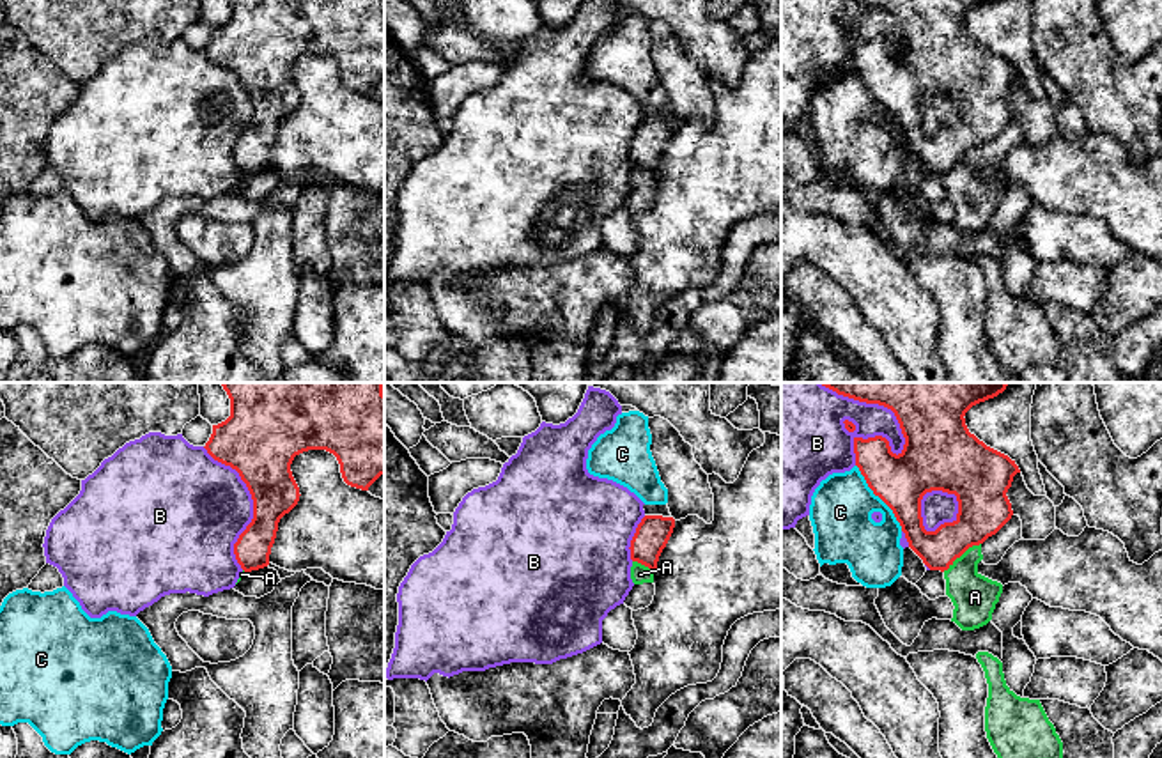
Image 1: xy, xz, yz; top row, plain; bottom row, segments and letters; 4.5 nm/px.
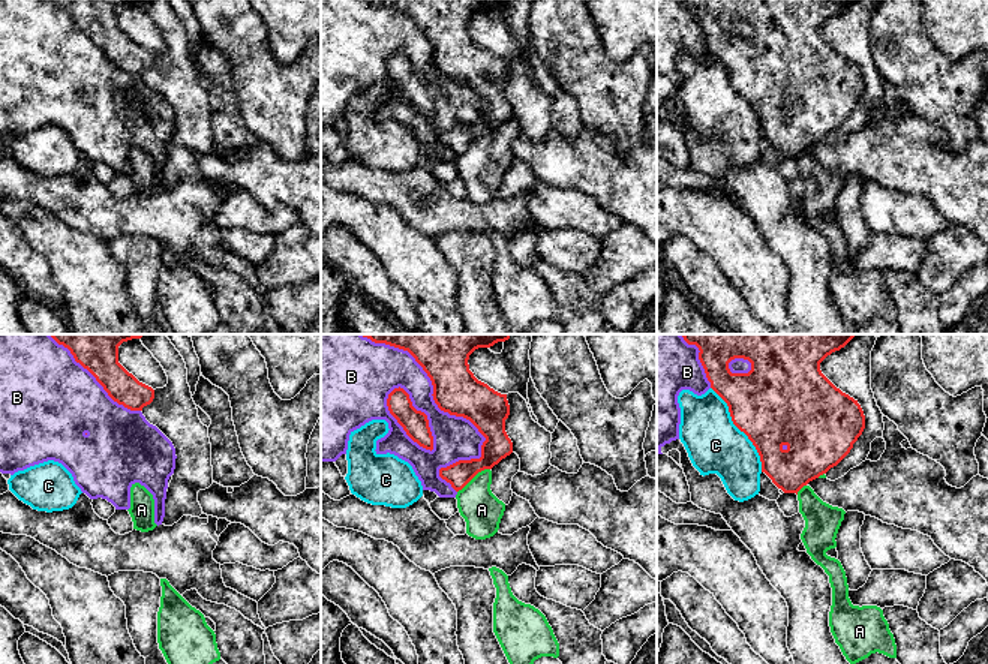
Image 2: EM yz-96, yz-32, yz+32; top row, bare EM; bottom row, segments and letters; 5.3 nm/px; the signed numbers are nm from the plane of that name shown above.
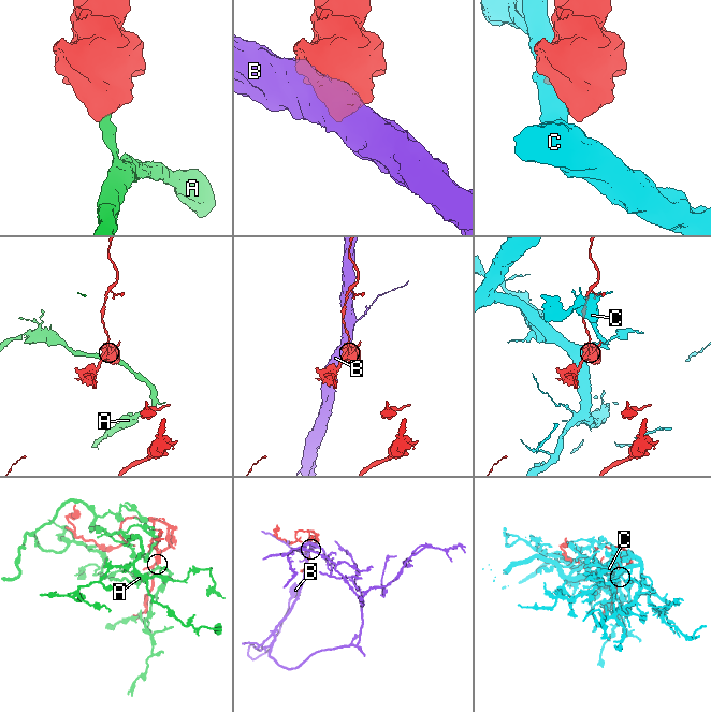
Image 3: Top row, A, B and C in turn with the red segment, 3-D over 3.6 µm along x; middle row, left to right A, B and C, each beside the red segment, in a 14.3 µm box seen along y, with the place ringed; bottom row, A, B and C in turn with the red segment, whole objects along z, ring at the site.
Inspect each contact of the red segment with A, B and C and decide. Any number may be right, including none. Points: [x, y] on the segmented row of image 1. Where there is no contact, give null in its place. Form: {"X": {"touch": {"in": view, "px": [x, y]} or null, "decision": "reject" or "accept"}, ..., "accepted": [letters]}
{"A": {"touch": {"in": "yz", "px": [960, 555]}, "decision": "reject"}, "B": {"touch": {"in": "yz", "px": [875, 402]}, "decision": "reject"}, "C": {"touch": {"in": "yz", "px": [879, 496]}, "decision": "reject"}, "accepted": []}

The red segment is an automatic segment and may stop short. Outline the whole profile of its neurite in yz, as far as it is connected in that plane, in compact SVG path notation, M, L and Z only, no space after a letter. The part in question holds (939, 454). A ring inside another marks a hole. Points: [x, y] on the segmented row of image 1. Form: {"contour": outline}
{"contour": "M820 383L838 395L879 404L891 409L905 437L896 455L882 436L854 437L856 466L868 487L895 514L909 547L930 570L948 570L969 547L995 535L1013 515L1006 496L1013 476L1020 473L1015 460L987 446L965 425L965 413L988 398L997 397L1010 383ZM926 492L955 494L958 514L953 522L926 531L921 517L921 499Z"}

